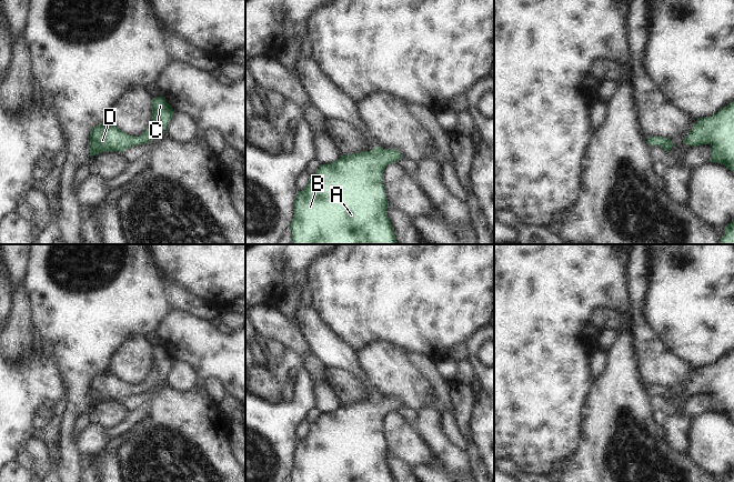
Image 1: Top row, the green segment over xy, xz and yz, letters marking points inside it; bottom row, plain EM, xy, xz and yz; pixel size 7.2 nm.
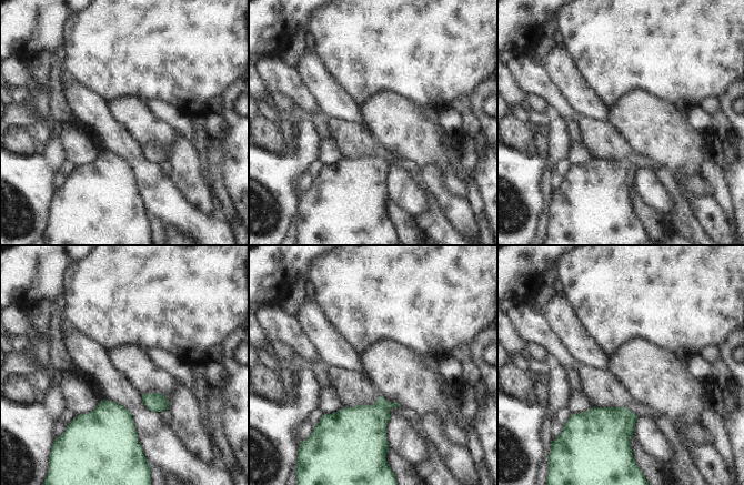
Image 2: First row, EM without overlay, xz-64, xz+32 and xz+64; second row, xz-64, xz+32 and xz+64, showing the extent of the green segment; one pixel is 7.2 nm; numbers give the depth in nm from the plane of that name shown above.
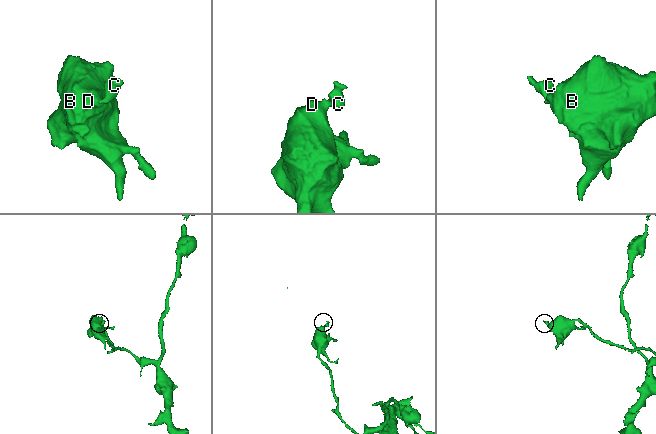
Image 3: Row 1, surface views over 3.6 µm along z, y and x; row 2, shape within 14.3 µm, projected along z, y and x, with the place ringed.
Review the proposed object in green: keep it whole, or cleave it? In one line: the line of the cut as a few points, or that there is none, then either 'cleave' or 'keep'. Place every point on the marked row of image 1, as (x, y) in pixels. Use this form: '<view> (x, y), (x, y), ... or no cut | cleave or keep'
no cut | keep

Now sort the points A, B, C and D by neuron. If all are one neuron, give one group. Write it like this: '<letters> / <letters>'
A B C D

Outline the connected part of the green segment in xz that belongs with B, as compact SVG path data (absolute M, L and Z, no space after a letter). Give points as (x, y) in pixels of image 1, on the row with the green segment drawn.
M376 147L371 151L351 153L341 155L335 162L330 164L321 164L316 172L310 177L308 185L299 191L294 201L294 215L290 224L292 232L292 244L398 244L396 238L388 217L388 198L383 184L383 172L388 164L399 161L402 154L396 149L382 149Z

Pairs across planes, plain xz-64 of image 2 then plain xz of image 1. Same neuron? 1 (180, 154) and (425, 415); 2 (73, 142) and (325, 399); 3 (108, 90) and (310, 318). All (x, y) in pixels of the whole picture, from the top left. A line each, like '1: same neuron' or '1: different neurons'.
1: same neuron
2: same neuron
3: different neurons

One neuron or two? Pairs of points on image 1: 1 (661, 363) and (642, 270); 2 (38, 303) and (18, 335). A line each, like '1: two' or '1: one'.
1: one
2: two

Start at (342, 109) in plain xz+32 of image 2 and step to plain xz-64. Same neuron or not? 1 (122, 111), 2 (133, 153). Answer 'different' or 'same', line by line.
1: different
2: same

